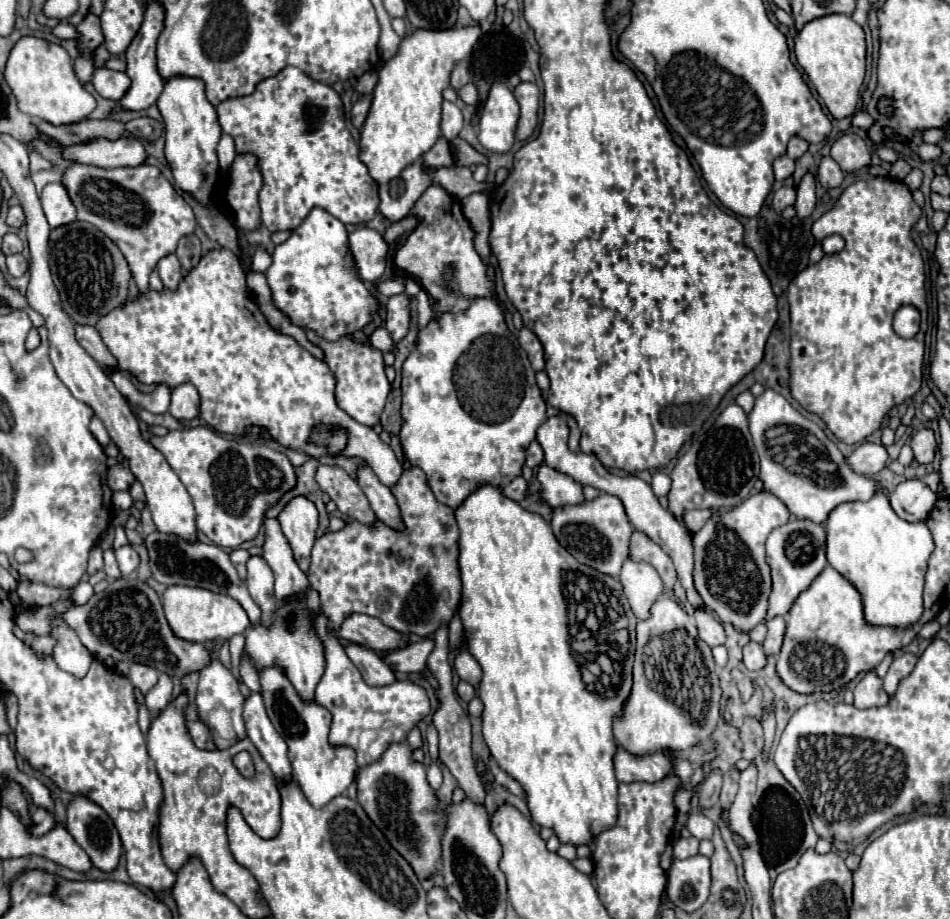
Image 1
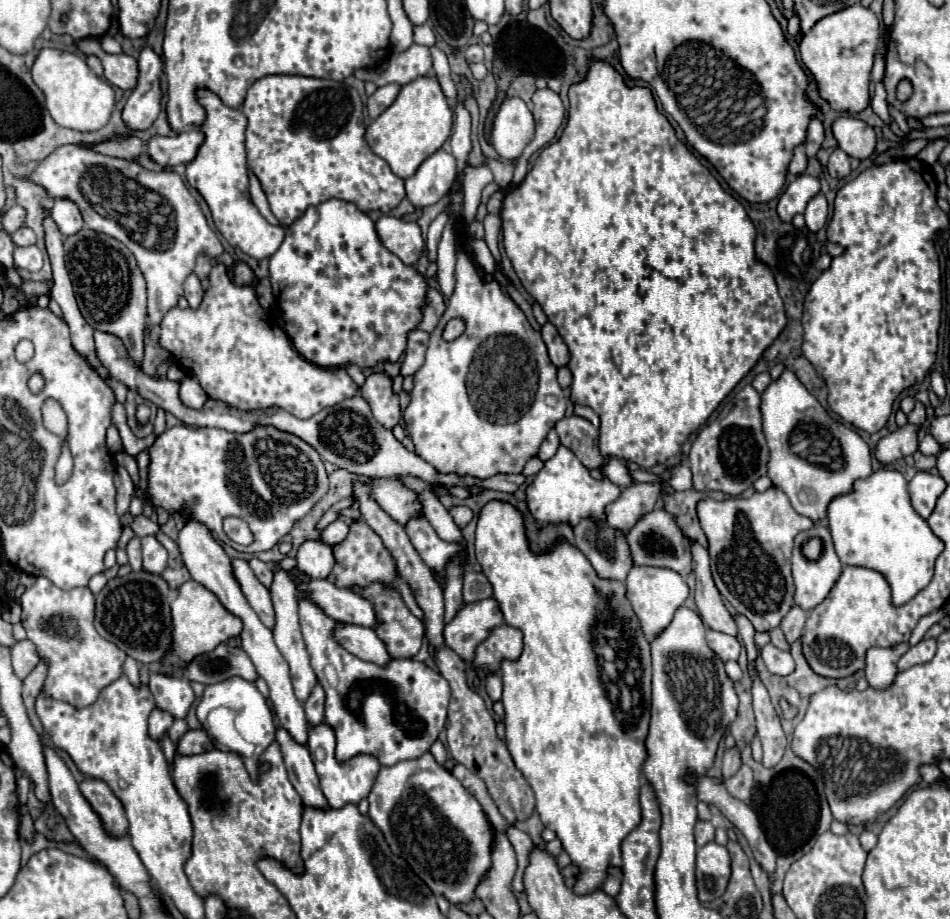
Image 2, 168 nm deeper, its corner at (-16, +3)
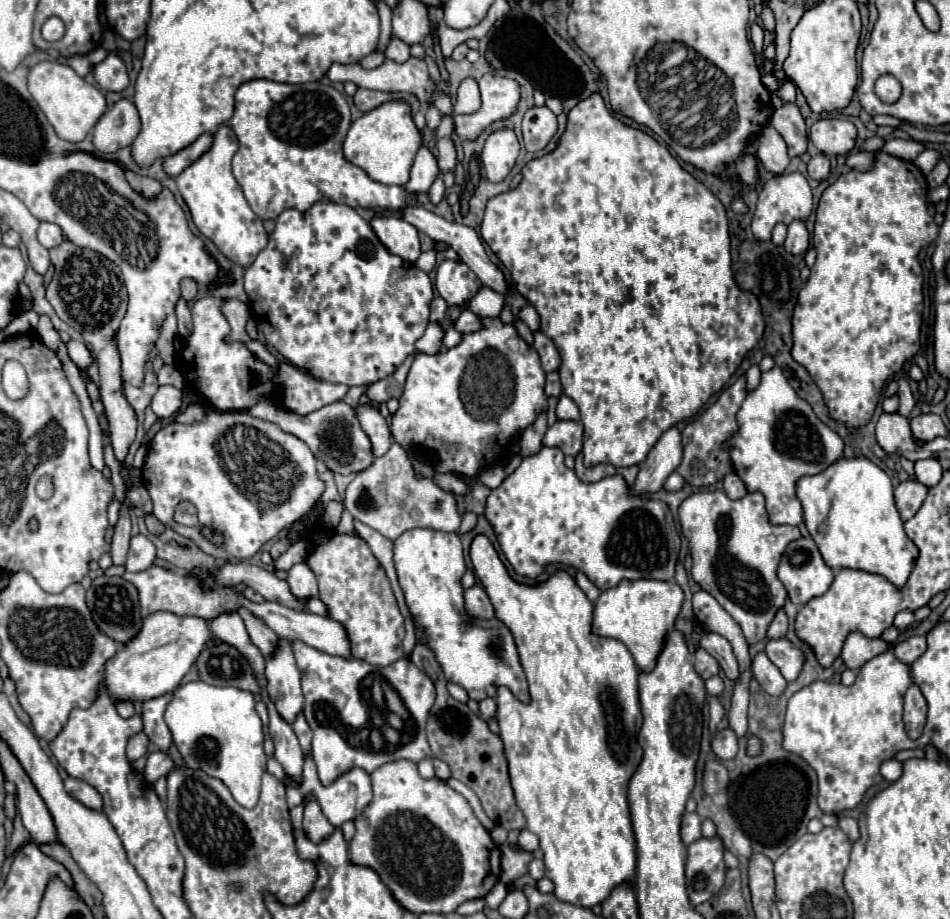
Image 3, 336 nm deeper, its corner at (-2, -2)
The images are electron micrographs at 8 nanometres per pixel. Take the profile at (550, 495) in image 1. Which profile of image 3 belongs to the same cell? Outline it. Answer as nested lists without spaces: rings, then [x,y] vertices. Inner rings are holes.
[[[542,447],[538,453],[524,457],[518,469],[506,477],[500,487],[490,491],[484,515],[508,563],[522,577],[536,579],[548,563],[560,563],[582,571],[602,591],[618,585],[622,579],[674,581],[680,535],[668,505],[632,495],[622,475],[612,475],[598,483],[580,481],[576,473],[564,465],[564,453],[558,447]]]

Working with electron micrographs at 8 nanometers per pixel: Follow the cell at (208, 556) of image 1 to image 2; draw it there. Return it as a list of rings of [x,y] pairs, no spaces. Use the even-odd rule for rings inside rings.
[[[232,558],[232,572],[242,588],[242,594],[246,596],[248,604],[254,608],[262,624],[268,628],[274,628],[274,610],[272,610],[268,588],[254,576],[248,562],[242,558]]]

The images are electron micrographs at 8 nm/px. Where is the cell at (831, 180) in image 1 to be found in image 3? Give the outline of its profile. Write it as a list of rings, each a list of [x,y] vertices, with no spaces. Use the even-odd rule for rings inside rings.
[[[816,155],[808,161],[808,177],[822,181],[828,175],[830,175],[830,163],[828,163],[826,155]]]

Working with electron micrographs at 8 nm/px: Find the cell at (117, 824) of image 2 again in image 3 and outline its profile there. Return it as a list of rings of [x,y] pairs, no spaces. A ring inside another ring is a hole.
[[[68,777],[68,779],[64,781],[64,789],[66,789],[74,799],[78,799],[80,803],[84,803],[86,807],[98,809],[98,811],[102,809],[102,797],[100,797],[98,791],[96,791],[92,785],[88,785],[86,781]]]

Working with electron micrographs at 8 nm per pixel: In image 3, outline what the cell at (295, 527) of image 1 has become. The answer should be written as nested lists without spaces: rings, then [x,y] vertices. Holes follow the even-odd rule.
[[[298,563],[294,565],[294,569],[288,571],[288,587],[292,591],[292,595],[298,601],[306,601],[310,597],[318,597],[318,585],[316,585],[316,577],[314,573],[310,573],[306,563]]]

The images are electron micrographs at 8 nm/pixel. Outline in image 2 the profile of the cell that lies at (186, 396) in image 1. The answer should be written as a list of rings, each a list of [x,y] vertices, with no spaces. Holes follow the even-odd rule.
[[[188,376],[188,378],[180,384],[180,400],[182,400],[188,408],[200,410],[200,408],[206,404],[208,394],[202,390],[200,382],[198,382],[194,376]]]

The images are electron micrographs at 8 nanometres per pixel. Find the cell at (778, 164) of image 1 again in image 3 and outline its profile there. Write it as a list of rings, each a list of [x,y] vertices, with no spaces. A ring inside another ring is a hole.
[[[764,125],[760,129],[758,141],[758,163],[772,175],[784,173],[784,169],[790,163],[790,157],[786,153],[786,143],[782,141],[782,135],[772,125]]]

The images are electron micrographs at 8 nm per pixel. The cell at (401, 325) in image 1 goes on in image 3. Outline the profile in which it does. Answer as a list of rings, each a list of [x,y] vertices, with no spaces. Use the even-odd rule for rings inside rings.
[[[436,297],[436,299],[432,301],[432,311],[430,311],[430,321],[442,321],[442,319],[446,317],[446,309],[448,309],[446,301],[444,301],[442,297]]]

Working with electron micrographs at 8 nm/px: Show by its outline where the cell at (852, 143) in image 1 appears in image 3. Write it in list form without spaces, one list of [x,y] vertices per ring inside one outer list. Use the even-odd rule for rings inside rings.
[[[820,119],[810,127],[810,139],[826,155],[846,155],[856,143],[856,127],[848,119]]]

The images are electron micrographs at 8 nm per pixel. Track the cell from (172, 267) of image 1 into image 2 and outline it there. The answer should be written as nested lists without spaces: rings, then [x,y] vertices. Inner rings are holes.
[[[194,272],[184,280],[184,296],[192,308],[196,308],[204,296],[204,288],[202,288],[202,284]]]

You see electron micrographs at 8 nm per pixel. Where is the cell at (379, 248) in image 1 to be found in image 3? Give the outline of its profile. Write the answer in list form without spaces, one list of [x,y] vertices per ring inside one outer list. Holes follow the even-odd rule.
[[[388,215],[388,217],[374,217],[370,225],[378,235],[378,239],[390,249],[390,253],[410,263],[414,263],[420,257],[418,229],[408,221]]]

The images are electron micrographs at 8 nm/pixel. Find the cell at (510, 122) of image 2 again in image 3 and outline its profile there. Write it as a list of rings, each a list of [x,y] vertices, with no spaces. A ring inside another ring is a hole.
[[[502,129],[492,133],[482,151],[486,179],[492,183],[500,183],[502,179],[506,179],[506,175],[512,171],[518,159],[518,153],[520,153],[520,143],[514,131]]]

